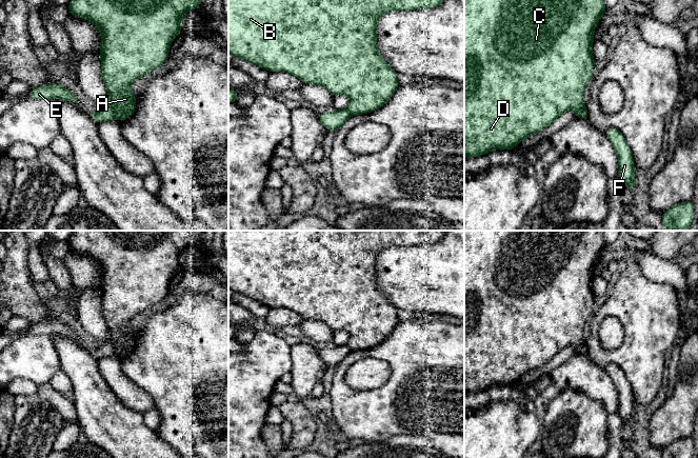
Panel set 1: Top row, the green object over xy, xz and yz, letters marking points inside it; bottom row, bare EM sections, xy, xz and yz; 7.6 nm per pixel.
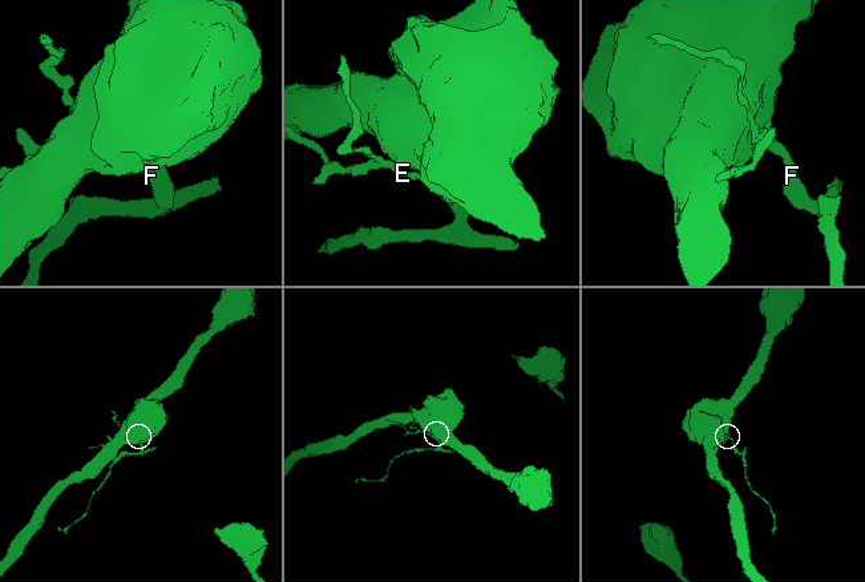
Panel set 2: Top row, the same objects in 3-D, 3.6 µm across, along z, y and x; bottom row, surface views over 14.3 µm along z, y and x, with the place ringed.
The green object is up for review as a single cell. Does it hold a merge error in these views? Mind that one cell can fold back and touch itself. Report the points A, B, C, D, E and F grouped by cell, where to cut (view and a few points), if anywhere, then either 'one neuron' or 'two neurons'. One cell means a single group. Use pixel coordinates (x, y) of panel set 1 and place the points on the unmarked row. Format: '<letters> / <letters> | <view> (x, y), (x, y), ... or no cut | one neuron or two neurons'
A B C D / E F | xy (110, 340), (115, 354) | two neurons

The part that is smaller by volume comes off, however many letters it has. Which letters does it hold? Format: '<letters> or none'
E, F

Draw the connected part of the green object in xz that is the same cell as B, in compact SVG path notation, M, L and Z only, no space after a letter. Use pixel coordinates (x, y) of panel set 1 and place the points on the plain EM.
M228 231L228 288L268 307L285 307L304 319L321 321L350 335L351 351L383 342L399 322L398 310L377 283L378 255L393 246L440 242L445 231Z

